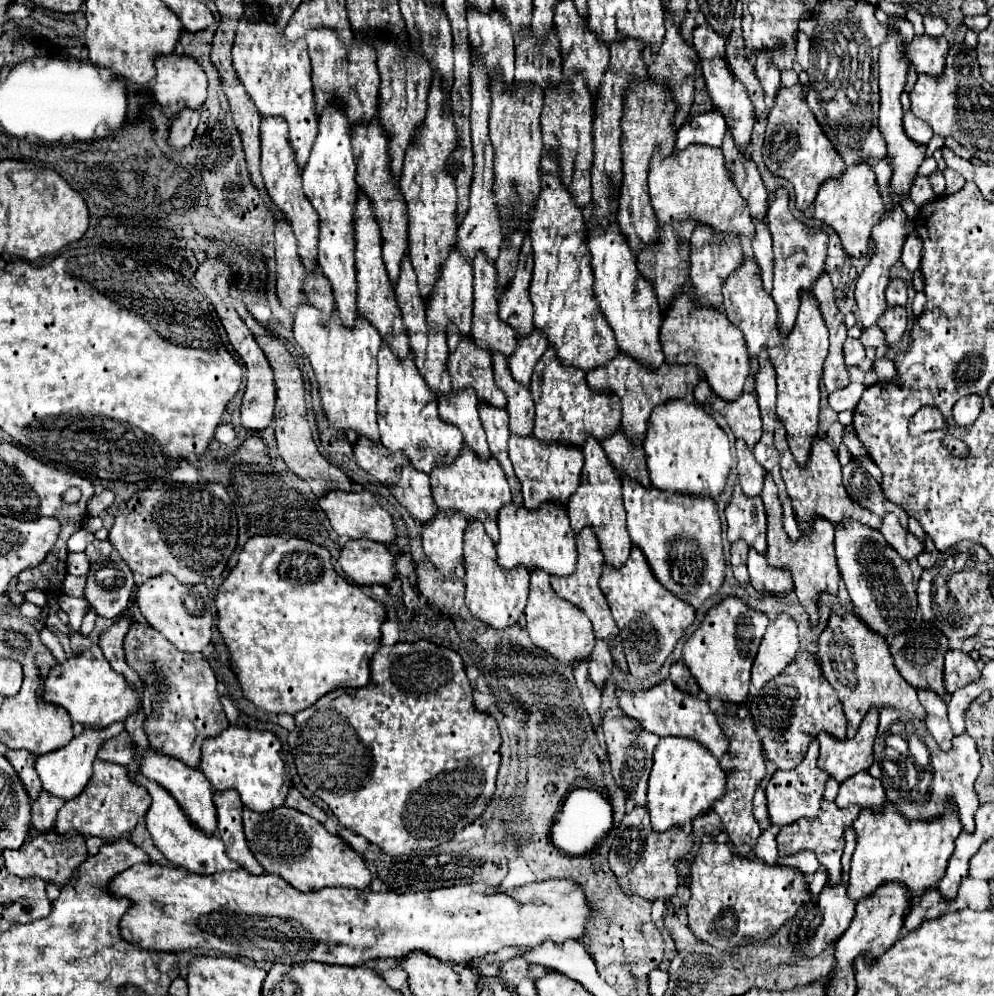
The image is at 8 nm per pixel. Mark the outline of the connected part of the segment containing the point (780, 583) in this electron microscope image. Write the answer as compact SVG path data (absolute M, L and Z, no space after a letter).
M750 548L748 552L748 572L750 572L750 584L756 590L772 594L786 594L788 590L792 590L790 570L768 566L766 556L756 552L756 548Z

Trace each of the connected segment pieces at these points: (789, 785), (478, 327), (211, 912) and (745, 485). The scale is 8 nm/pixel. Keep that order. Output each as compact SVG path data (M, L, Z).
M818 738L812 740L802 764L798 764L794 770L776 770L774 776L768 780L766 796L768 796L768 814L770 814L772 824L786 826L798 818L818 816L820 800L824 794L824 784L830 776L822 772L822 768L818 768L816 762L818 762Z
M478 252L474 258L474 318L472 318L472 338L480 348L490 352L498 350L506 358L516 348L516 332L498 316L498 270L496 262L486 256L486 252Z
M144 862L116 874L108 884L108 892L114 898L130 900L130 906L120 922L120 936L134 946L158 952L204 948L220 950L226 956L246 956L256 962L266 960L282 964L316 960L326 964L360 966L374 958L400 958L412 950L424 950L444 962L464 962L494 954L504 946L536 948L546 940L552 940L554 944L562 944L570 938L578 940L586 934L586 920L594 914L582 886L568 878L534 882L512 888L510 892L502 892L486 884L462 884L406 894L396 894L394 890L372 892L368 888L320 888L312 892L298 892L280 876L254 876L244 868L214 876L198 876L184 872L182 868Z
M736 444L736 450L738 450L738 482L742 486L742 492L746 496L758 496L762 492L762 482L764 482L764 468L756 462L754 454L750 448L740 448L740 444Z

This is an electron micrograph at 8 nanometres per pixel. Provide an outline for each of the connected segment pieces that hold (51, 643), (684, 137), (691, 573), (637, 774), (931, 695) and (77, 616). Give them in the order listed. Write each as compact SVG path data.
M43 627L43 629L40 631L40 639L42 640L42 643L47 646L51 653L54 655L57 663L63 663L68 659L68 655L64 652L57 636L47 627Z
M710 110L702 114L694 114L686 118L682 128L678 130L676 148L686 148L688 144L708 144L708 146L722 146L722 138L726 132L726 122L720 110Z
M622 476L622 494L632 544L644 552L654 576L674 596L698 608L724 582L726 564L716 502L706 496L686 496L642 486L628 476Z
M618 708L608 710L604 714L602 730L604 730L604 736L606 736L608 758L610 758L610 766L612 766L612 774L616 778L616 784L626 792L626 796L632 804L644 806L646 804L648 776L650 776L650 768L652 768L652 750L656 748L660 738L656 734L640 730L638 722L630 716L622 714L622 710L618 710Z
M918 688L918 698L922 702L922 706L926 708L926 726L930 730L930 734L934 736L934 740L938 742L938 746L942 750L948 750L952 744L952 730L950 724L946 720L946 702L942 700L942 696L938 696L936 692L930 692L926 688Z
M60 594L60 596L58 596L58 604L60 604L60 608L62 608L62 610L68 614L68 618L70 618L68 626L70 626L74 632L78 632L82 620L84 620L84 616L86 616L86 612L90 610L88 600L86 600L86 598L72 598L72 596Z

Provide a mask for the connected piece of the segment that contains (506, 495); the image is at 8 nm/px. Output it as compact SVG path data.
M464 446L452 464L436 466L430 472L430 484L432 484L434 502L442 512L458 510L466 518L478 518L484 524L490 538L494 542L498 542L496 514L498 514L498 508L502 508L502 504L508 504L512 500L506 474L504 474L502 466L498 464L498 460L494 460L494 458L484 460L470 446Z

